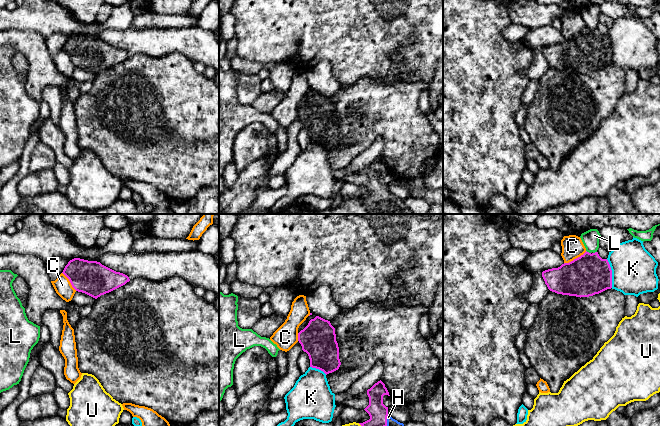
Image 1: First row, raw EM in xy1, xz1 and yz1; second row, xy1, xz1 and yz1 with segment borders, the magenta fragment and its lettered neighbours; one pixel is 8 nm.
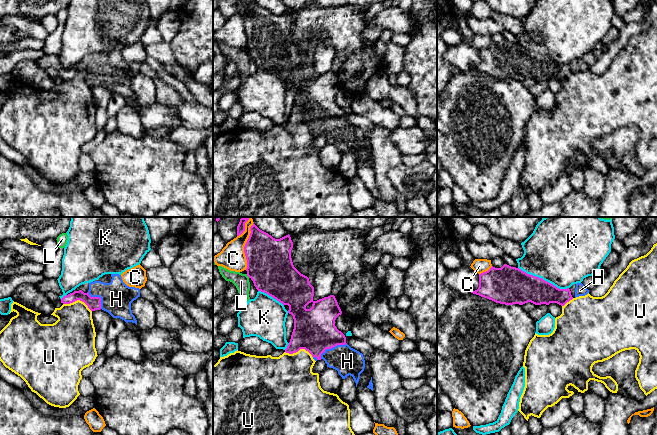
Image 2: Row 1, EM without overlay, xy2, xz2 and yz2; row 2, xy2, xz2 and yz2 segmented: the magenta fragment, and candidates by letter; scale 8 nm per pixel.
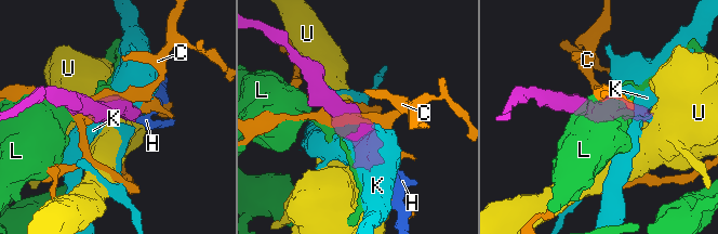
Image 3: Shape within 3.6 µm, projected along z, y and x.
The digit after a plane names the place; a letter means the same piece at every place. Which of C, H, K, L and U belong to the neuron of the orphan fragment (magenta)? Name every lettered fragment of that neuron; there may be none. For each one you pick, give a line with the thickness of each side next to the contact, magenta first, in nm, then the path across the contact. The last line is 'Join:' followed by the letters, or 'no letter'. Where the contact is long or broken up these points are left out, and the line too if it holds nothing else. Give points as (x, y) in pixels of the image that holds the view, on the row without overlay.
H: 340/220 nm | across xz2 (314, 106), (331, 123), (347, 137)
Join: H

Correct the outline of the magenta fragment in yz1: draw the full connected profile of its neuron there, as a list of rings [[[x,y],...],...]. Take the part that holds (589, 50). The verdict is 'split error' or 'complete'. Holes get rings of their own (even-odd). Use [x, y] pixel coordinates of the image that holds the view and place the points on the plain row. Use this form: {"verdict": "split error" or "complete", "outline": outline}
{"verdict": "complete", "outline": [[[585,28],[569,39],[542,48],[548,65],[562,71],[589,73],[612,64],[612,46],[598,28]]]}

